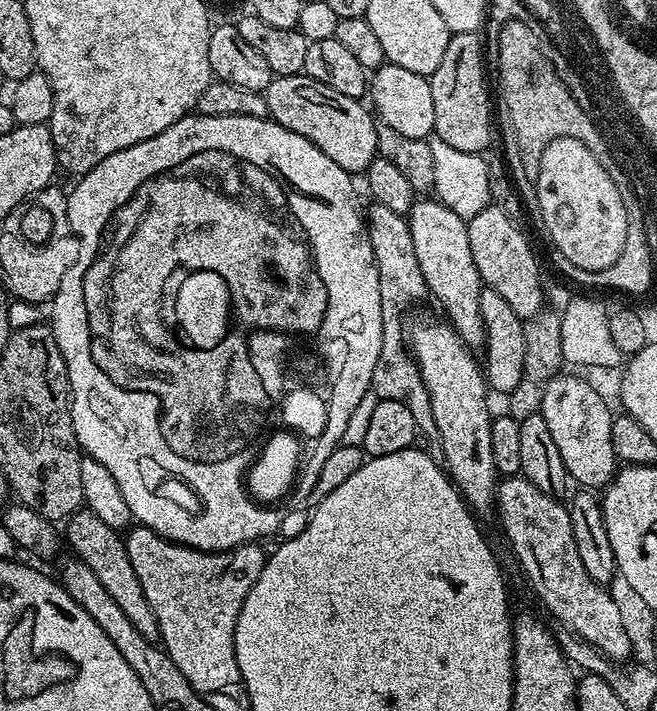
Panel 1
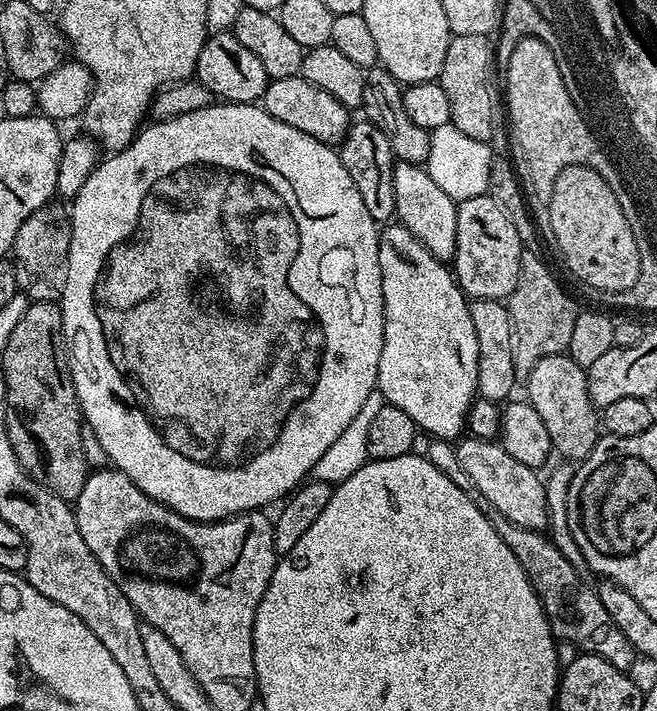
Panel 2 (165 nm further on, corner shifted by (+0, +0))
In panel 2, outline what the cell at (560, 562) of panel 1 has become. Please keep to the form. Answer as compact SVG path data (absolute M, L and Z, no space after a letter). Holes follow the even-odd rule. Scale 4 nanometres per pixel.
M468 434L455 441L458 463L462 470L478 486L478 490L492 505L514 526L522 526L526 530L544 532L549 527L548 518L548 489L541 473L530 466L522 466L513 456L506 454L503 444L496 440L483 440Z

